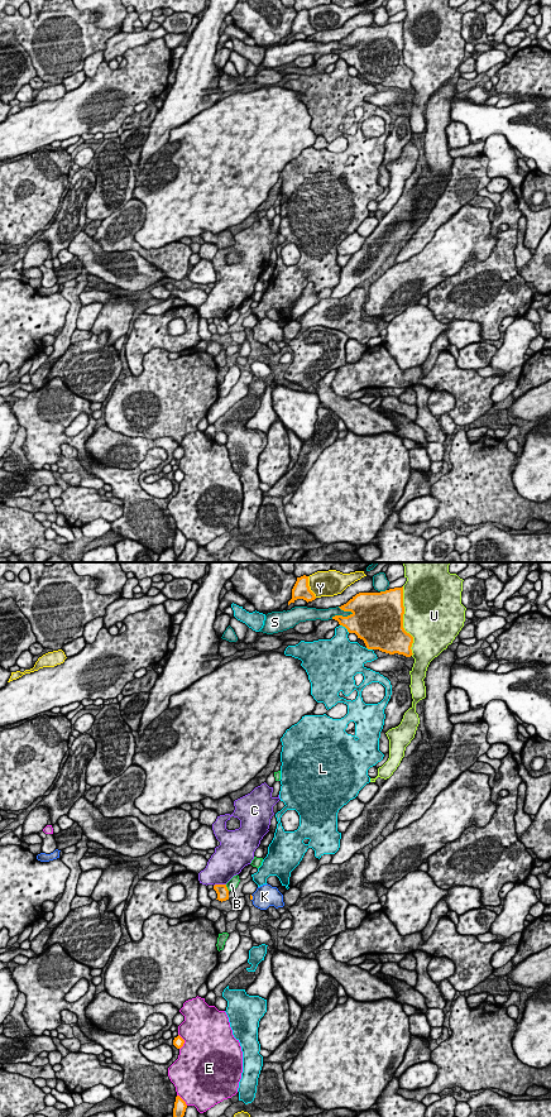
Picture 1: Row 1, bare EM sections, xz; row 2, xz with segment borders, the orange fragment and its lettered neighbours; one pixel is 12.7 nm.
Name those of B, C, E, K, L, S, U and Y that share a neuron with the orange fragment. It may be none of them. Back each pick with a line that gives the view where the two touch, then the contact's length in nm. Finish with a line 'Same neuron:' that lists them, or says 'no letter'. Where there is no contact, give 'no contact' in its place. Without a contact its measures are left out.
Same neuron: no letter

